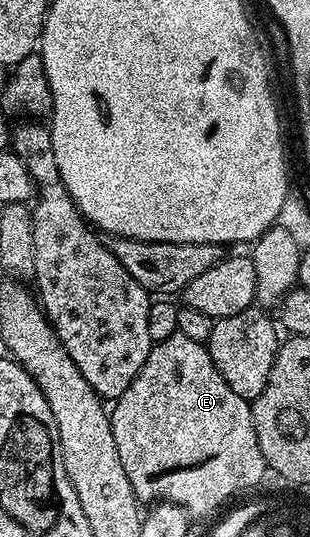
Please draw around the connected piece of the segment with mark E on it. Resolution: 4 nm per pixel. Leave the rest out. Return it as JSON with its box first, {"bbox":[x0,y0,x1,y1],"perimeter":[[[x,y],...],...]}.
{"bbox":[109,333,268,518],"perimeter":[[[174,333],[168,339],[151,344],[148,359],[144,359],[144,367],[140,367],[136,379],[132,379],[128,391],[124,391],[124,395],[120,395],[118,400],[113,402],[109,415],[112,439],[116,439],[116,451],[120,451],[120,463],[124,463],[124,471],[134,488],[134,496],[139,499],[151,497],[151,502],[154,503],[170,502],[178,505],[191,518],[212,516],[225,501],[232,500],[237,493],[246,493],[249,489],[256,488],[261,483],[262,476],[268,473],[268,466],[260,451],[260,443],[256,435],[254,410],[251,402],[236,395],[236,391],[232,391],[232,387],[228,387],[228,383],[224,383],[220,371],[216,371],[216,363],[212,363],[209,348],[201,341],[188,339],[188,335],[183,333]]]}

